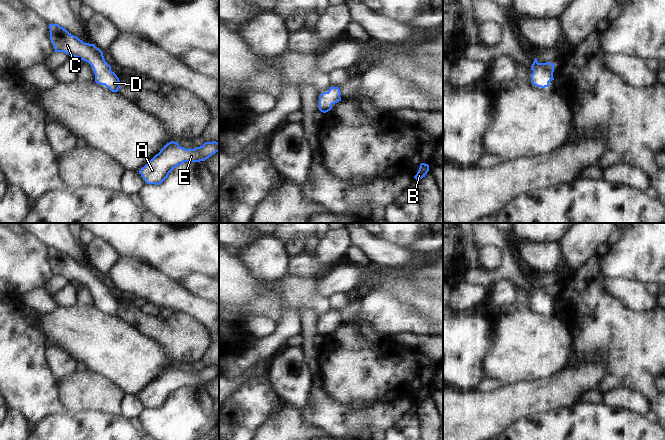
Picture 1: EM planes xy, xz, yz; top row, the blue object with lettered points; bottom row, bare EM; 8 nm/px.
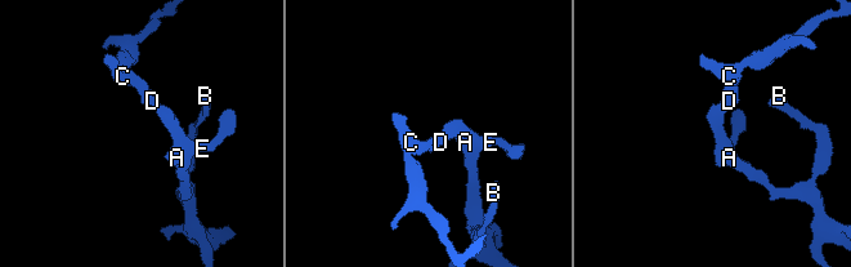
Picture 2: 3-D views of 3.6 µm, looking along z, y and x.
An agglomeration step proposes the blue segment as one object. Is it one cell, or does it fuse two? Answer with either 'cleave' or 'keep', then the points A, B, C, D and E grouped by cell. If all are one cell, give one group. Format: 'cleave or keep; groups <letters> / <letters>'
keep; groups A B C D E

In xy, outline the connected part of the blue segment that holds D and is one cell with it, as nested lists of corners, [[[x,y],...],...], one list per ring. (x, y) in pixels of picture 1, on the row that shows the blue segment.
[[[49,24],[49,29],[55,52],[64,52],[70,57],[74,56],[88,62],[93,68],[95,82],[105,85],[112,92],[118,92],[119,78],[111,71],[111,66],[105,61],[103,52],[95,44],[83,42],[58,24]]]

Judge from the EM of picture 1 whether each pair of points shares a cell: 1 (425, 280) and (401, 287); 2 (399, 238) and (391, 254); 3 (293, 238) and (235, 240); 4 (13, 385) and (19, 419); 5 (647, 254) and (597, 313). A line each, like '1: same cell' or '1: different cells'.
1: different cells
2: different cells
3: same cell
4: different cells
5: different cells

